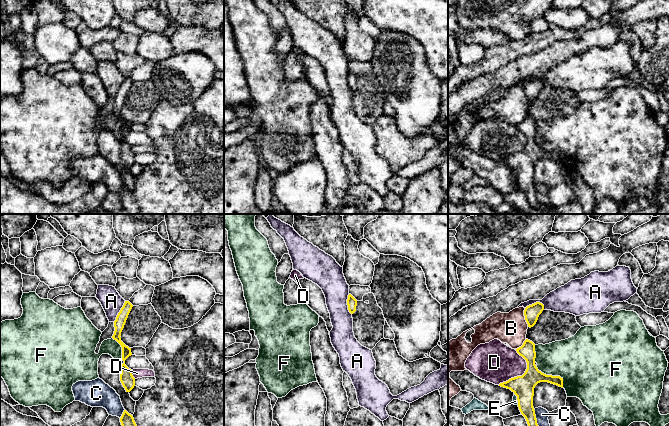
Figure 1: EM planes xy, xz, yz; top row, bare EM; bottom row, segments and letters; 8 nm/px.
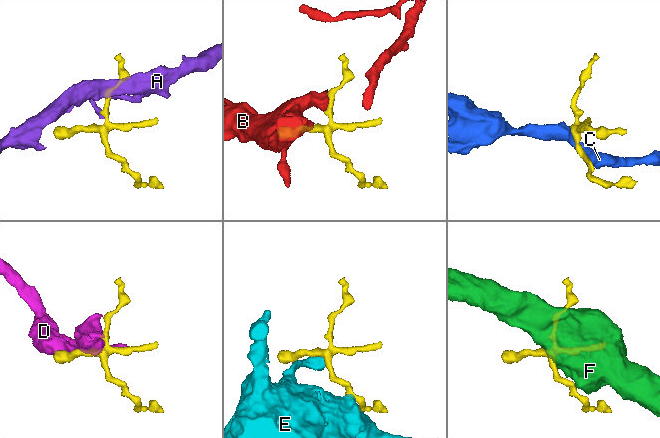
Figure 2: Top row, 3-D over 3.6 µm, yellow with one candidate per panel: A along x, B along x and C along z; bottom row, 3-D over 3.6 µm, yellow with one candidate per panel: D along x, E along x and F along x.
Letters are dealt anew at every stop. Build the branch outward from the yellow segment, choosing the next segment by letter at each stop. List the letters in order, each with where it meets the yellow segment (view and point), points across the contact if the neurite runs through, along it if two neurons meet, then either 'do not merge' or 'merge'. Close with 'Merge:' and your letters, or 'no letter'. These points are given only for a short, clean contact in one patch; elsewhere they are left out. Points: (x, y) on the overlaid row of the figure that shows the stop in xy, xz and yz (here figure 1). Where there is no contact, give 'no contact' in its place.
A: contact yz (534, 303); do not merge
B: contact yz (525, 317); border yz (524, 308), (524, 319), (528, 326); do not merge
C: contact yz (535, 417); do not merge
D: contact yz (523, 374); do not merge
E: contact yz (517, 399); border yz (514, 393), (518, 404); do not merge
F: contact yz (553, 376); do not merge
Merge: no letter

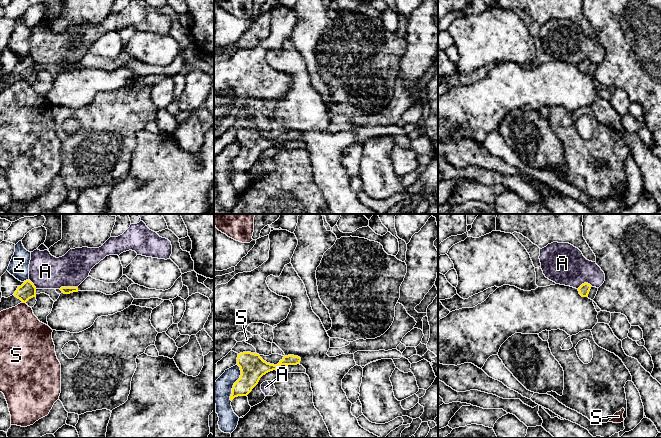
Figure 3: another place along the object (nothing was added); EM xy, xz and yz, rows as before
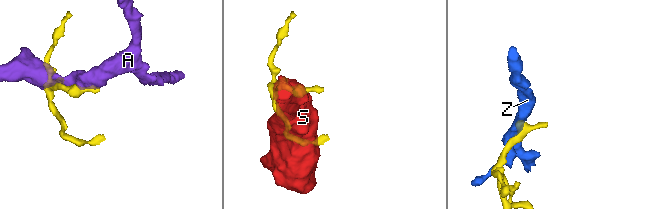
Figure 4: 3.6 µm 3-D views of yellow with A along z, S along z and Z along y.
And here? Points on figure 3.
A: contact xy (68, 287); do not merge
S: contact xy (24, 302); border xy (22, 301), (25, 303); do not merge
Z: contact xz (234, 383); do not merge
Merge: no letter

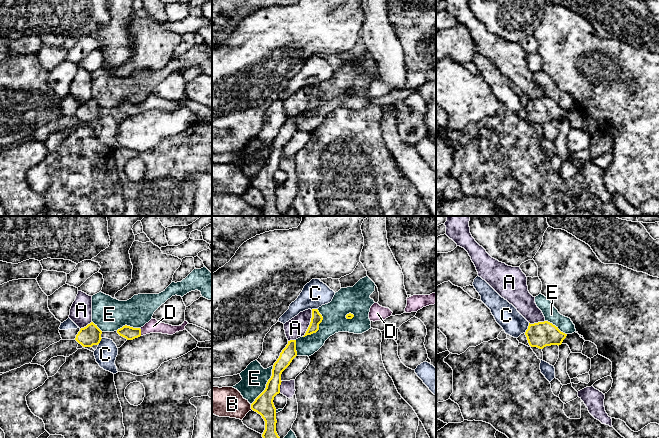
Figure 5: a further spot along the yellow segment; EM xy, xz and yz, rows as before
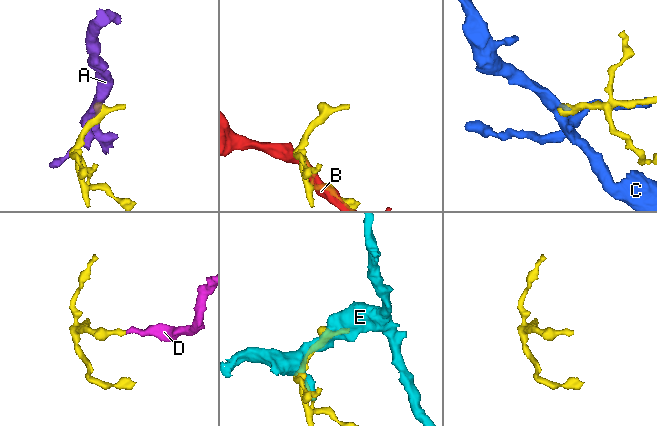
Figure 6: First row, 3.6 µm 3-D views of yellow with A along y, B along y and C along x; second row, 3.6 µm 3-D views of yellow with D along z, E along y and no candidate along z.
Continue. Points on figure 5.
A: contact xz (310, 323); do not merge
B: contact xz (251, 407); do not merge
C: contact yz (528, 328); border yz (529, 323), (524, 332); do not merge
D: contact xy (140, 332); merge
E: contact xz (266, 385); do not merge
Merge: D

